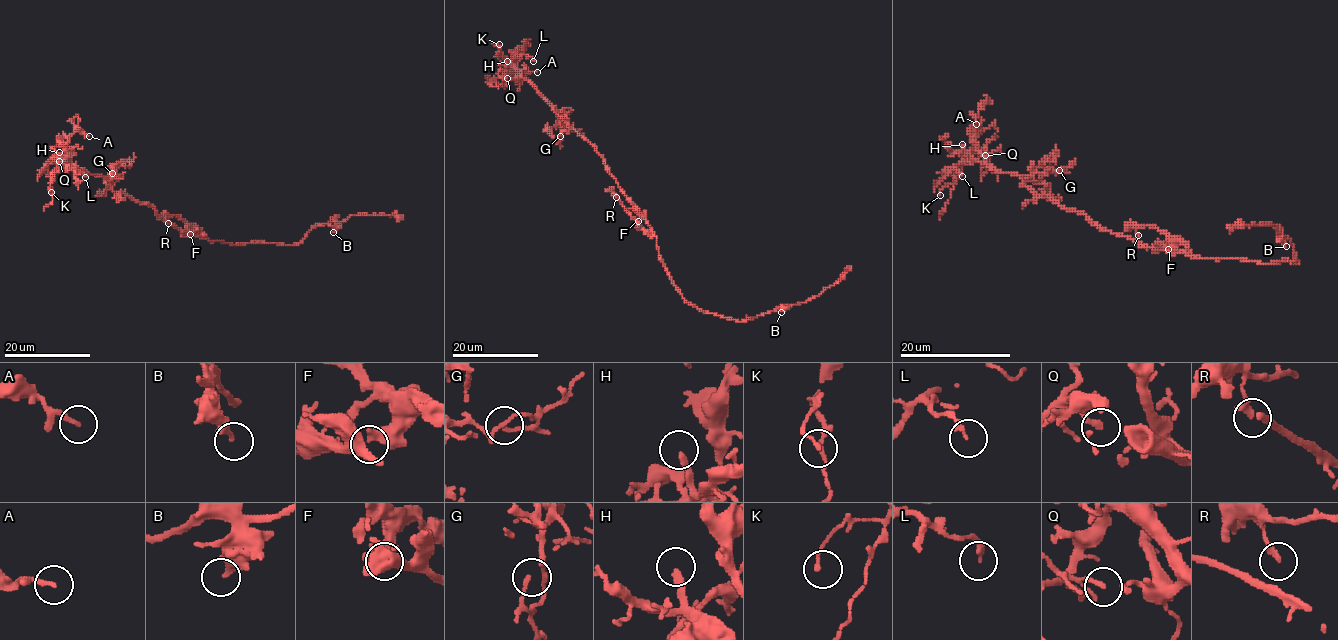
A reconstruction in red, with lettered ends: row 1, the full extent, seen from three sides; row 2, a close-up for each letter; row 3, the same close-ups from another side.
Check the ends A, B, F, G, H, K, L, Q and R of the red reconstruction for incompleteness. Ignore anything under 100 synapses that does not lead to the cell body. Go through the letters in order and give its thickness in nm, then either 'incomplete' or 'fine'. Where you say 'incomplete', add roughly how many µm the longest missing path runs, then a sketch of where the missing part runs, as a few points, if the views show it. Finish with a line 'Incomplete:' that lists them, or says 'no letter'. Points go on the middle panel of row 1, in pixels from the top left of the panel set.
A: calibre 190 nm; fine
B: calibre 300 nm; fine
F: calibre 260 nm; fine
G: calibre 140 nm; fine
H: calibre 240 nm; incomplete; missing 60 µm; course (507, 61), (505, 54), (516, 46), (516, 38), (489, 28), (506, 31), (534, 20), (561, 22)
K: calibre 150 nm; fine
L: calibre 180 nm; fine
Q: calibre 150 nm; fine
R: calibre 200 nm; fine
Incomplete: H

